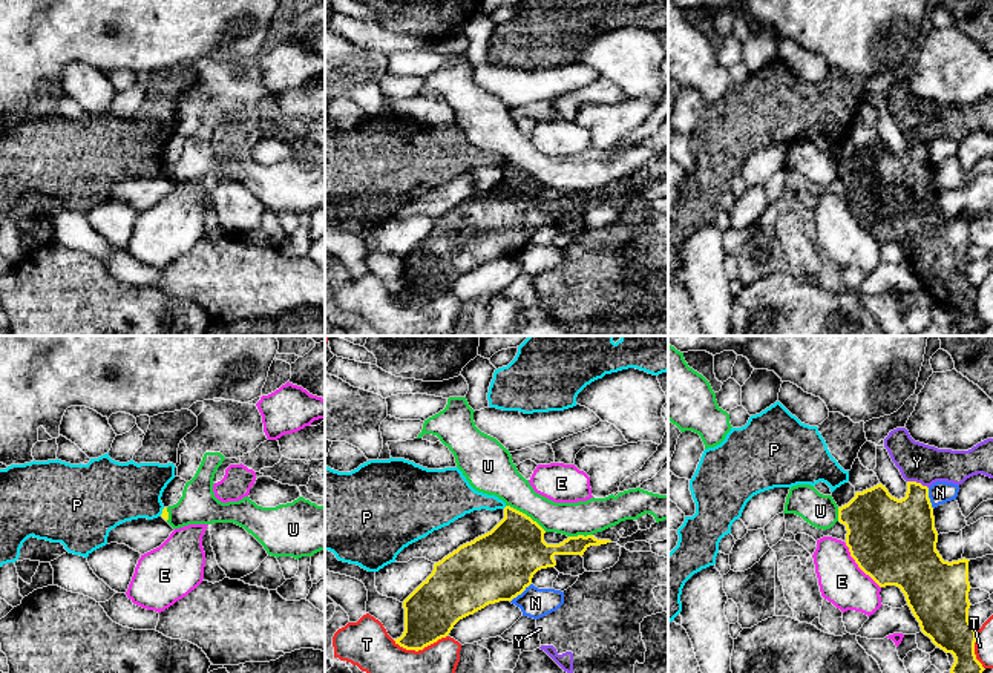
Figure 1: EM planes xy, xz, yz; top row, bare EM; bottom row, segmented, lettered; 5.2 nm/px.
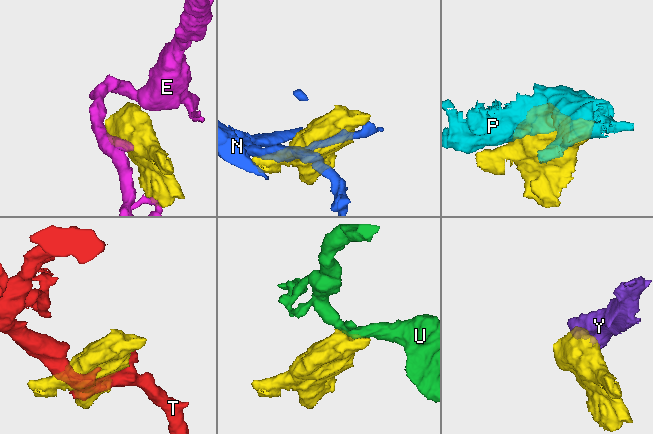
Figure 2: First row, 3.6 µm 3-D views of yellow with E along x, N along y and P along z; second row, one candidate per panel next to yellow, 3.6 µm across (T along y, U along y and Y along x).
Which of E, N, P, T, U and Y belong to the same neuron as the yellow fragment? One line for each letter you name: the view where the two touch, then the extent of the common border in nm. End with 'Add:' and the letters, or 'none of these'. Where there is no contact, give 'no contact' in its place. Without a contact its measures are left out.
Add: none of these

